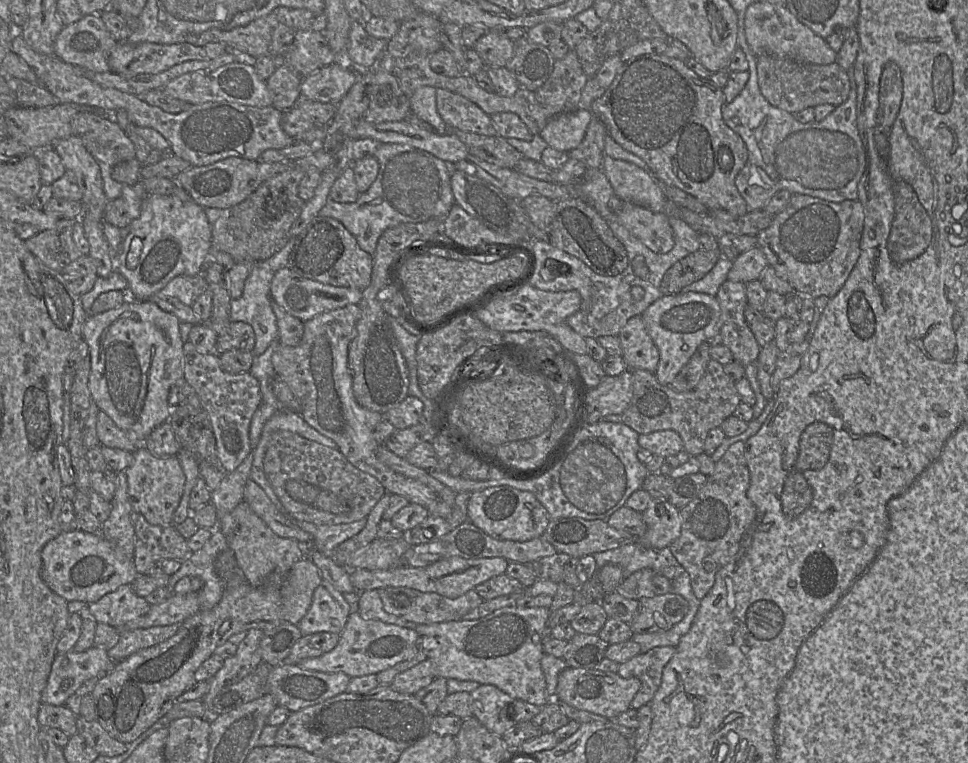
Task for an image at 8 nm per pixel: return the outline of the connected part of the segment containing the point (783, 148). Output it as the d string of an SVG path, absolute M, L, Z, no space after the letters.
M745 54L749 78L741 92L722 109L726 125L737 133L748 150L748 162L761 167L780 190L803 194L831 202L858 200L858 184L867 169L868 157L864 141L857 126L857 85L853 66L847 70L850 92L847 100L836 106L822 121L800 123L793 114L771 105L762 95L757 77L755 54Z

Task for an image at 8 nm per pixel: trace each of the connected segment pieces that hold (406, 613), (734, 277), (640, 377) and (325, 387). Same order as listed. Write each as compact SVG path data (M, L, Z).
M387 586L378 589L383 609L406 621L416 624L432 624L438 622L462 620L470 611L478 607L484 600L475 589L471 589L457 598L448 598L434 592L421 592L408 587Z
M755 246L737 255L732 261L732 268L728 272L727 280L748 283L760 278L761 273L768 266L762 250Z
M710 359L705 374L690 391L677 392L670 386L661 385L655 374L647 370L635 369L632 373L632 399L621 414L622 423L640 434L661 430L673 430L683 441L684 450L690 456L704 453L704 443L708 432L720 427L723 421L733 415L741 402L735 382L725 373L723 365Z
M348 304L304 322L303 337L297 346L281 344L274 351L274 370L300 403L303 419L320 434L333 440L352 465L375 477L386 492L401 495L409 503L420 504L428 509L438 499L437 494L427 485L393 471L377 458L379 443L374 437L374 430L383 415L363 408L354 397L348 351L360 317L359 304Z

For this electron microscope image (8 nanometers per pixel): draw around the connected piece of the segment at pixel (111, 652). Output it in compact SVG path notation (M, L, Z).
M181 623L149 628L120 629L118 643L107 651L109 658L118 663L140 649L154 646L176 634Z

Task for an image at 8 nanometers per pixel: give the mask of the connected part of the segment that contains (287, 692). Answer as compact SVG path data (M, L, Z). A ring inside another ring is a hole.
M282 663L272 669L268 677L267 692L275 697L277 706L296 712L345 692L350 679L343 672L324 673L303 669L298 664Z

